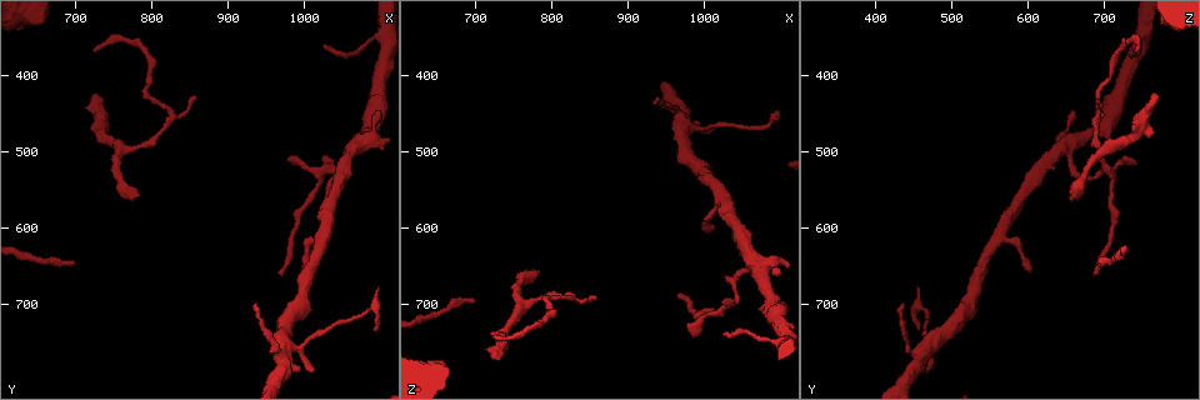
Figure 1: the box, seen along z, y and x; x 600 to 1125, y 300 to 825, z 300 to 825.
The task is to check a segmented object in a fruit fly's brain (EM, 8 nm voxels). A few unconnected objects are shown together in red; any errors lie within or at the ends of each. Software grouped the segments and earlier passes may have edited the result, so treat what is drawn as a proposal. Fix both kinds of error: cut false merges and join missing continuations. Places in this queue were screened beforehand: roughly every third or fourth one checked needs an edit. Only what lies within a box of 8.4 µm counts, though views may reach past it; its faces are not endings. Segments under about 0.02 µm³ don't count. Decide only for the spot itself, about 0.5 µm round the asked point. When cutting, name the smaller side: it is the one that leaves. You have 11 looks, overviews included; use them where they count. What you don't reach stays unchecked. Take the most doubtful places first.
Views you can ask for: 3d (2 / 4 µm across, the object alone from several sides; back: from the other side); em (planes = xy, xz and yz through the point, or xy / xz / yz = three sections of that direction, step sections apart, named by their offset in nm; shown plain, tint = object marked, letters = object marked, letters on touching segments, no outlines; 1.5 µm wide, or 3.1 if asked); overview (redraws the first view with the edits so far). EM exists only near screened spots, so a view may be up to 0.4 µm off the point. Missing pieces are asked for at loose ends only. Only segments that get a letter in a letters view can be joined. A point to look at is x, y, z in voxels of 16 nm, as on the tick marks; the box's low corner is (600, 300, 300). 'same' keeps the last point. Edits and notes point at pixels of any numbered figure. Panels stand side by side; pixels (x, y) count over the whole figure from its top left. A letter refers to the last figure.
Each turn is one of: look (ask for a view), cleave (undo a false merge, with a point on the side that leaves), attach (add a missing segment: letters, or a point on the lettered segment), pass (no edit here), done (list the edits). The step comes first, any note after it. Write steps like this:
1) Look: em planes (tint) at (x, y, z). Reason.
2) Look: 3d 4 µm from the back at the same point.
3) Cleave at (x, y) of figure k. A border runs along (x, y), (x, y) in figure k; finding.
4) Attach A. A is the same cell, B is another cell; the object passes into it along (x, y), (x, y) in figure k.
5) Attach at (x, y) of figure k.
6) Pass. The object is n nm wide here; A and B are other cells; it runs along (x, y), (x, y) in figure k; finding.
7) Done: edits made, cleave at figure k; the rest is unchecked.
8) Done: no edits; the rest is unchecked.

Look: 3d 2 µm at (785, 555, 655).

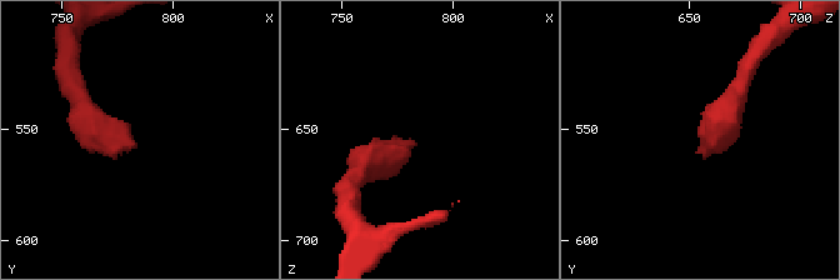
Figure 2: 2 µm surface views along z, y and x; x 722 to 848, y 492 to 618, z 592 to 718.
Look: em planes (tint) at (780, 560, 657). Shape alone is not enough.

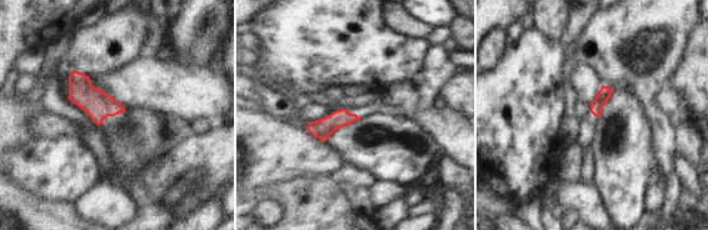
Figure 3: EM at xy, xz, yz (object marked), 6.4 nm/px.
Look: em planes (letters) at the same point.

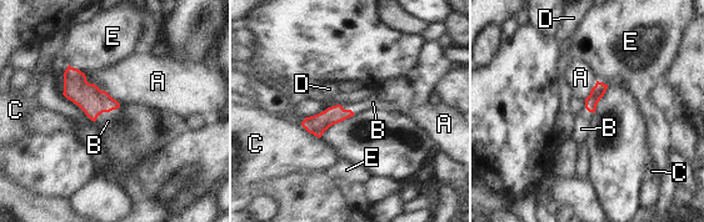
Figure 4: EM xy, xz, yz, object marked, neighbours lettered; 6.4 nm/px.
Attach B. The longest contact is with A, 320 nm; B is the same cell, A, C, D and E are other cells; the object passes into it along (89, 97), (106, 111), (108, 121) in figure 4; the neuron continues.

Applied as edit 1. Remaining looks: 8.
Look: em planes (tint) at (1010, 785, 465). Branch stops here.

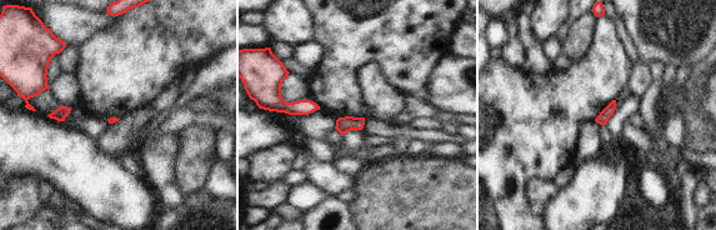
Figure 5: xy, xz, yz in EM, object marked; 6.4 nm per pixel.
Look: em planes (letters) at the same point.

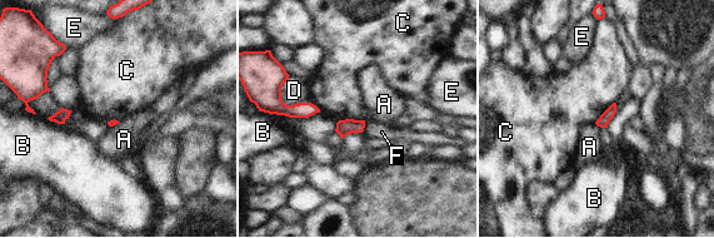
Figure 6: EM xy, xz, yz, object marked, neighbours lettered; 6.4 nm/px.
Pass. A, B, C, D, E and F are other cells; a border runs along (339, 119), (365, 120) in figure 6; none of them fits.

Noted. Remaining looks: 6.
Look: 3d 2 µm at (820, 440, 695). Abrupt turn.

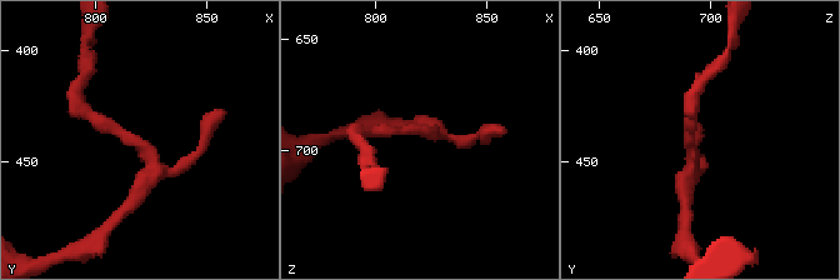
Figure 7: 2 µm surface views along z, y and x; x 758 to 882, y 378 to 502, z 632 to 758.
Look: em xz step 8 (tint) at (820, 445, 691). Shape alone is not enough.

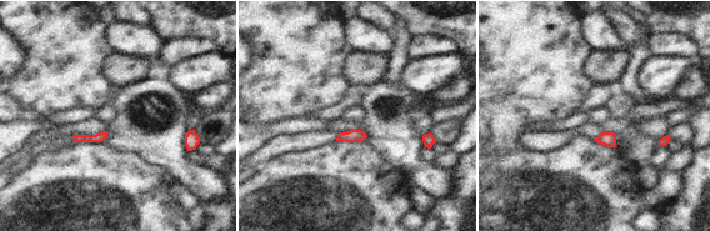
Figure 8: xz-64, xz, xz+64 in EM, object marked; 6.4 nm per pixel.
Look: em planes (letters) at the same point. Another direction.

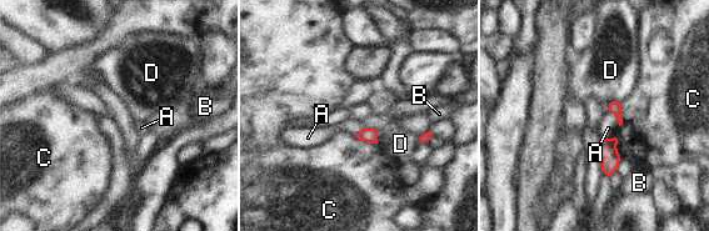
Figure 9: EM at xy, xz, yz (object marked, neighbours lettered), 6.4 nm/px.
Pass. The longest contact is with C, 170 nm; A, B, C and D are other cells; a border runs along (609, 110), (619, 125) in figure 9; continuous, no second neuron.

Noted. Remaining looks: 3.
Done: edits made, attach at figure 4; the rest is unchecked.

